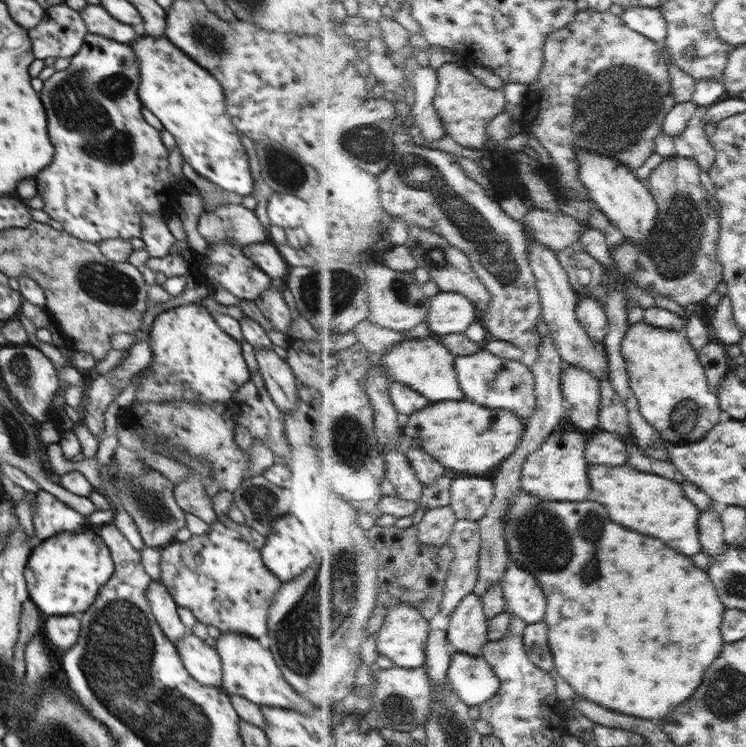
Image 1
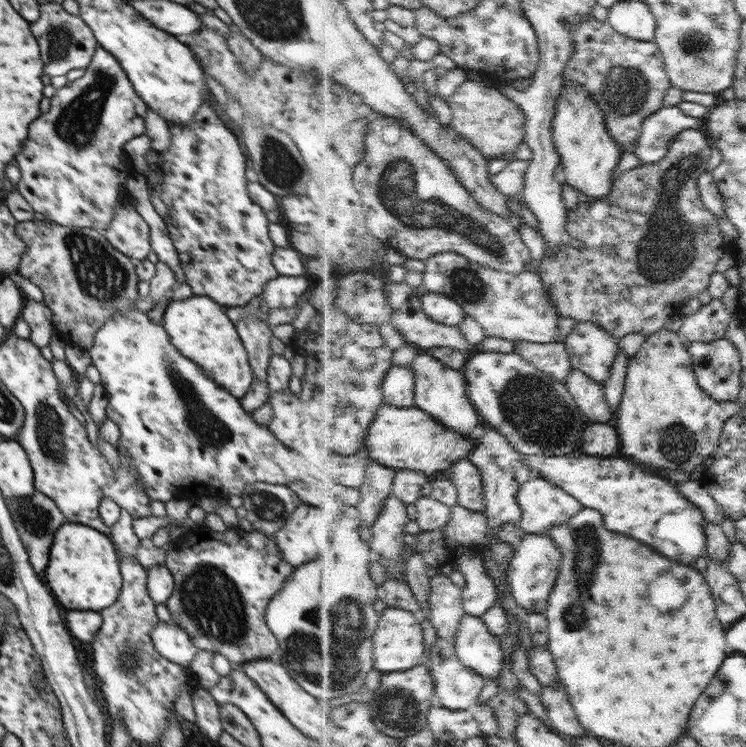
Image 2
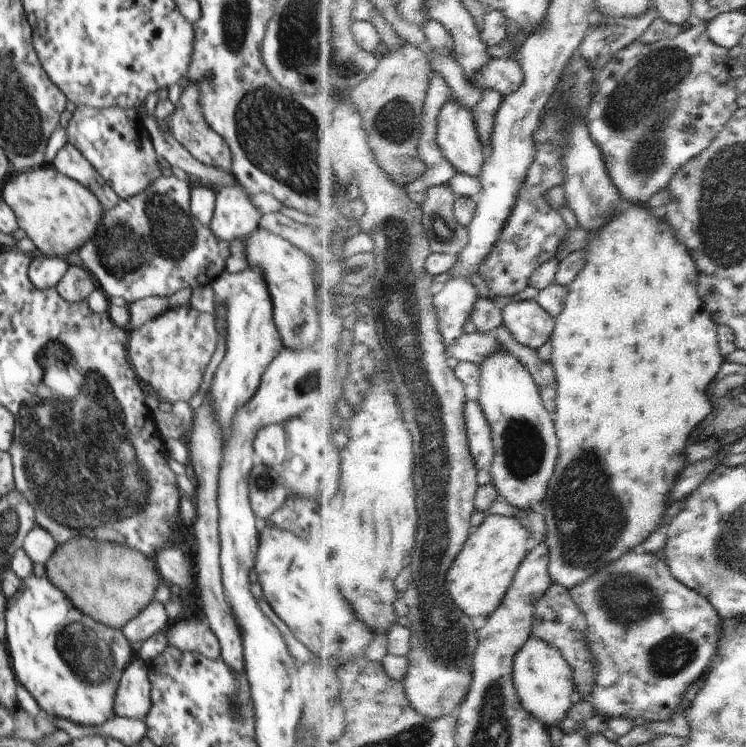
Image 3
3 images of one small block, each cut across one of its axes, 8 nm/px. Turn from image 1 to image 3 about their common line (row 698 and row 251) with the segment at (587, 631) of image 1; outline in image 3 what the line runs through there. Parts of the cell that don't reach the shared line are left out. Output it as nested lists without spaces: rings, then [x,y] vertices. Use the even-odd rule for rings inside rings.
[[[635,203],[624,209],[607,227],[593,232],[597,235],[588,249],[589,265],[571,284],[567,307],[558,317],[555,334],[551,338],[555,346],[552,362],[559,382],[559,401],[555,421],[562,444],[560,446],[562,454],[559,458],[560,468],[556,469],[551,480],[552,492],[548,492],[548,500],[546,500],[548,506],[546,520],[550,524],[550,532],[546,540],[551,546],[550,574],[554,583],[564,585],[571,592],[646,543],[660,527],[665,525],[666,514],[673,503],[672,492],[679,482],[680,475],[688,468],[686,446],[692,434],[696,432],[696,428],[715,411],[715,406],[708,396],[708,388],[716,380],[724,363],[728,361],[718,342],[719,324],[707,309],[707,304],[704,304],[704,300],[700,298],[700,271],[688,247],[679,241],[675,228],[664,218],[663,211],[650,211],[644,205]]]

